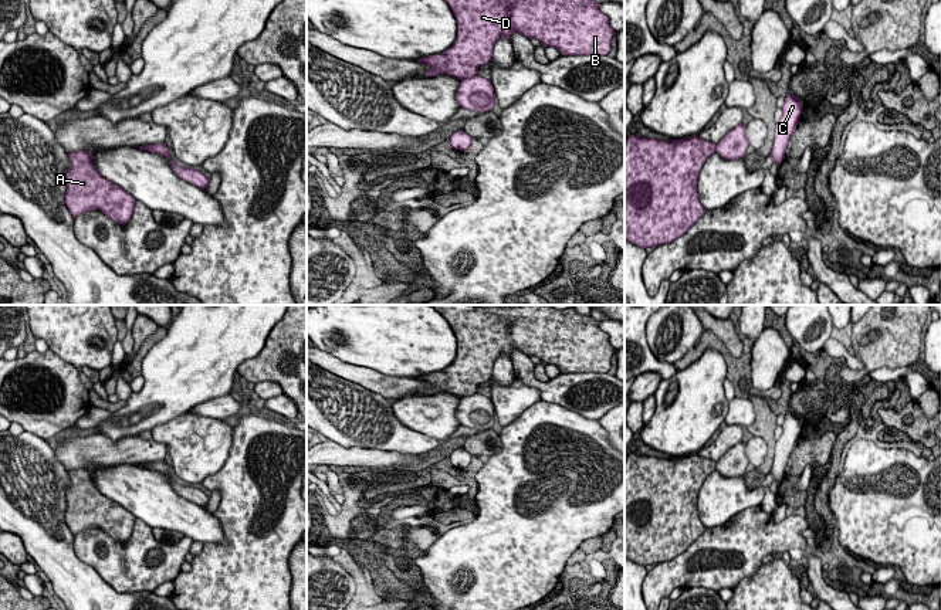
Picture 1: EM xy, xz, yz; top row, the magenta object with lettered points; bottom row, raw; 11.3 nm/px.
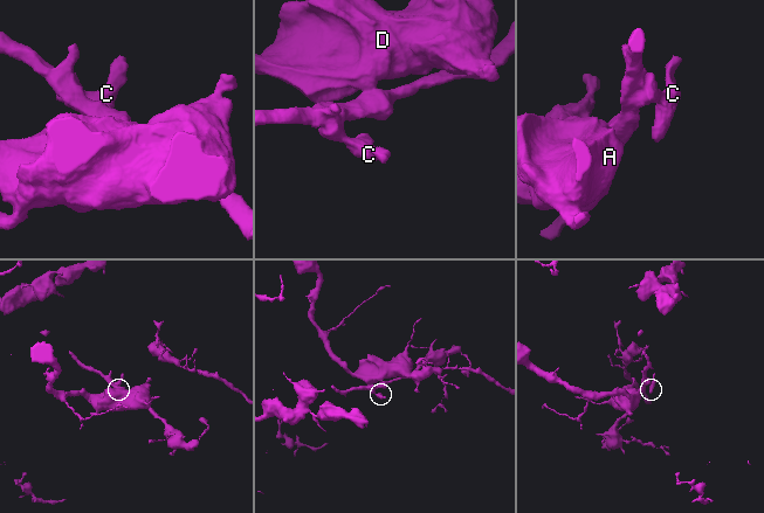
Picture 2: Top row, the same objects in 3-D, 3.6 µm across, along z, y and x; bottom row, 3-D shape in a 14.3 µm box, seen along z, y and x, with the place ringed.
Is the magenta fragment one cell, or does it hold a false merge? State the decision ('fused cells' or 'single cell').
fused cells

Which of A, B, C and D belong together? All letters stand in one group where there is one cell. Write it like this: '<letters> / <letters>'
A B D / C

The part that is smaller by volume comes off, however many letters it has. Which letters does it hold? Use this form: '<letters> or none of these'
C

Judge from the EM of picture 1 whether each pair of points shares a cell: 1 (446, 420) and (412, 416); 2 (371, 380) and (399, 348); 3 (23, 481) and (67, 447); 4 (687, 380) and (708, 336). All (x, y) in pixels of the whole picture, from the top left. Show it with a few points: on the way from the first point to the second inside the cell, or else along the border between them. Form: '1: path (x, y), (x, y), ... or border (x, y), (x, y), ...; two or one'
1: path (437, 419), (435, 416), (420, 416); one
2: border (345, 363), (410, 379); two
3: border (53, 448), (54, 457), (68, 471); two
4: border (727, 362), (717, 351), (707, 349), (679, 370); two

